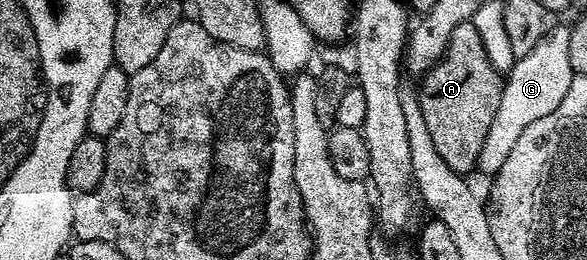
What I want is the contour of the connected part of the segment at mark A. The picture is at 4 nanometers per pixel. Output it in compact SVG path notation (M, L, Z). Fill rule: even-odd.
M470 22L457 24L449 36L447 50L439 63L422 75L417 91L426 127L441 159L459 175L466 175L467 166L474 167L489 132L490 120L503 95L500 75L489 64L477 28Z

